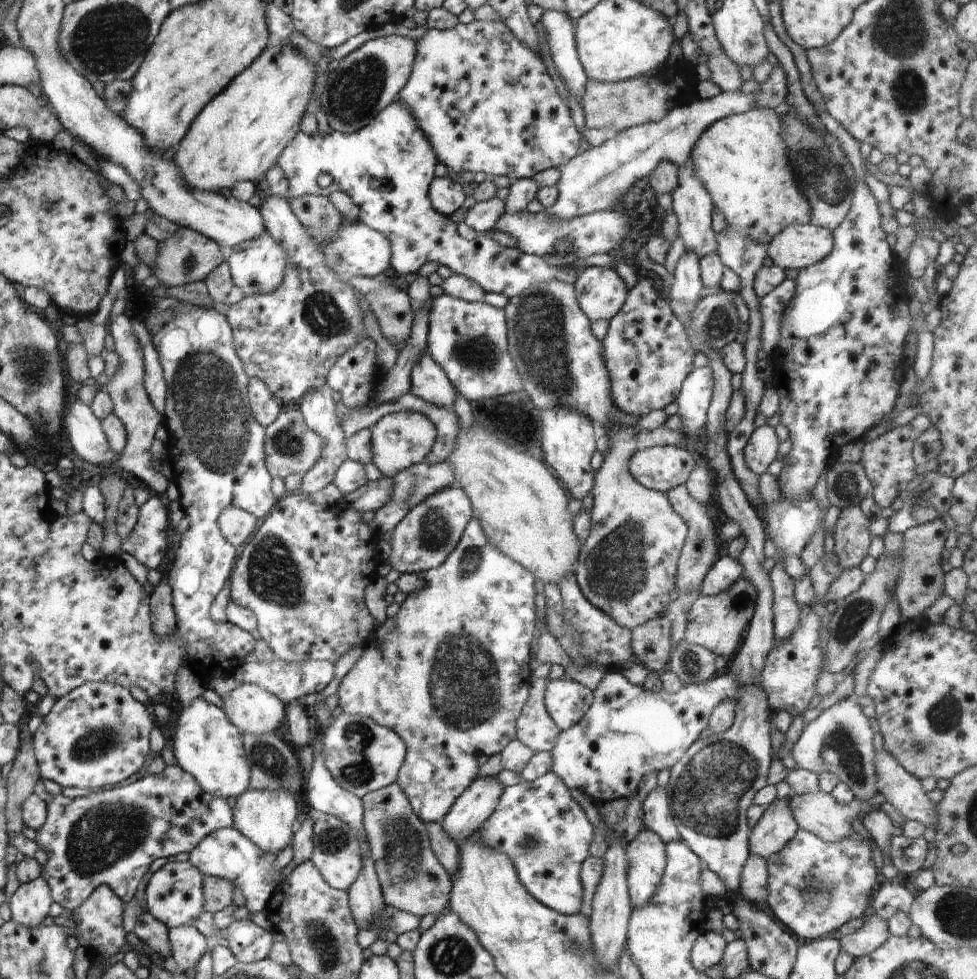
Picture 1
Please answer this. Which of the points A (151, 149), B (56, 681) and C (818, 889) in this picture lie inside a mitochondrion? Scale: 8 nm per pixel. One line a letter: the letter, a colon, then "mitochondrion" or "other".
A: other
B: other
C: mitochondrion

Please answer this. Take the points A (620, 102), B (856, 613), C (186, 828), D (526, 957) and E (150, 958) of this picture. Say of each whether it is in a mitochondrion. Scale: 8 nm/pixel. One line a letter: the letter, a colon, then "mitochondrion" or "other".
A: mitochondrion
B: mitochondrion
C: other
D: other
E: other

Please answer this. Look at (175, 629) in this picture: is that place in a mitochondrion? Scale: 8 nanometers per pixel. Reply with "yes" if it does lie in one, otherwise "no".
no

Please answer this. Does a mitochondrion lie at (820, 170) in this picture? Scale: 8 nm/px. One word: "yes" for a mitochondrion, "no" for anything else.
yes

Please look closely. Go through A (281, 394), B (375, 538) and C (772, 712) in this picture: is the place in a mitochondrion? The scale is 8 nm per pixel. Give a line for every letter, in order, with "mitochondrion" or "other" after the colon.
A: other
B: other
C: other

